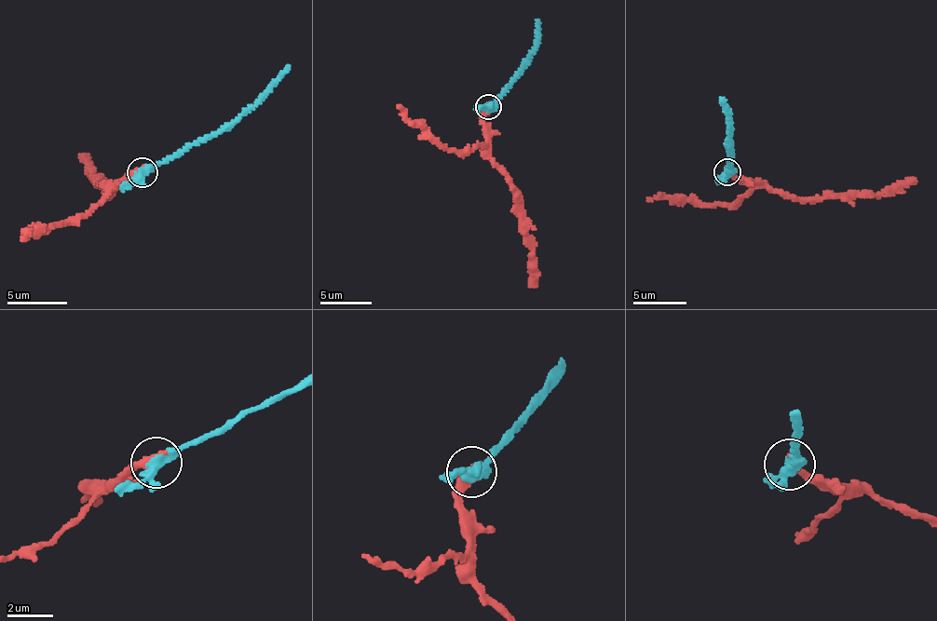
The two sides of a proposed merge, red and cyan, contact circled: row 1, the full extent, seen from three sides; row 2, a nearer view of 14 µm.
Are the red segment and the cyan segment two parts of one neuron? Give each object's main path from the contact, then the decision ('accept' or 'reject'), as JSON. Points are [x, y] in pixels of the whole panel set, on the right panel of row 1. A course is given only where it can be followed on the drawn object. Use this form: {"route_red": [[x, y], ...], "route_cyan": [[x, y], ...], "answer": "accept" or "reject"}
{"route_red": [[726, 170], [734, 176], [765, 182], [794, 197], [882, 195], [916, 178]], "route_cyan": [[726, 170], [733, 170], [733, 146], [722, 98]], "answer": "accept"}

